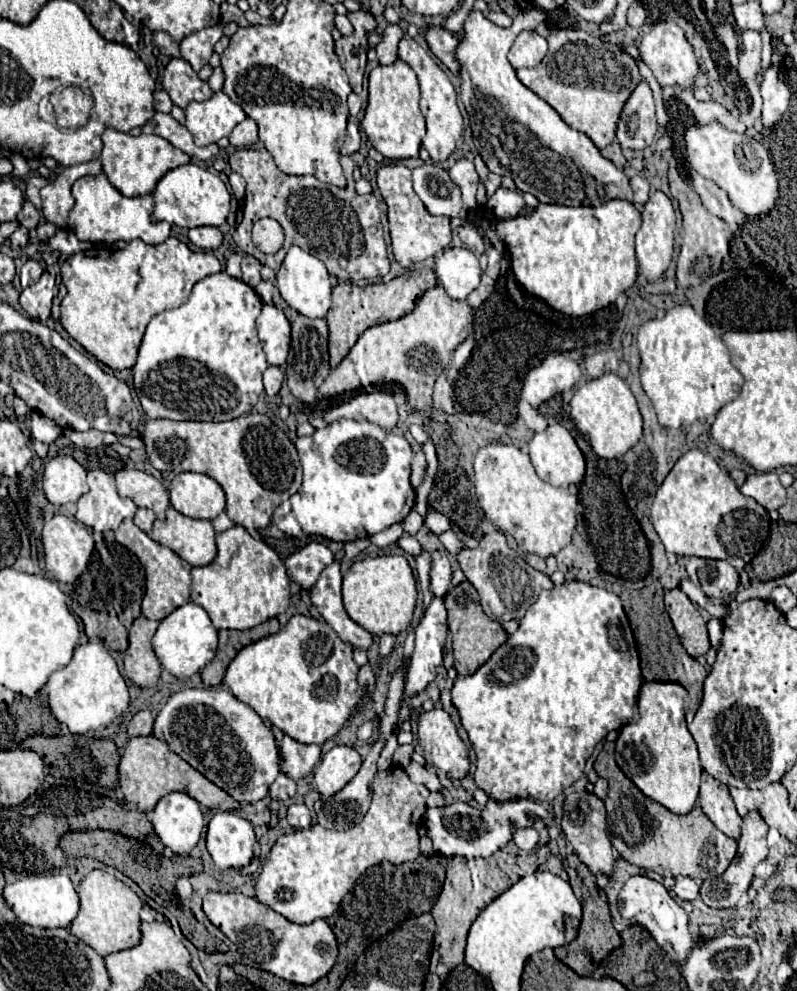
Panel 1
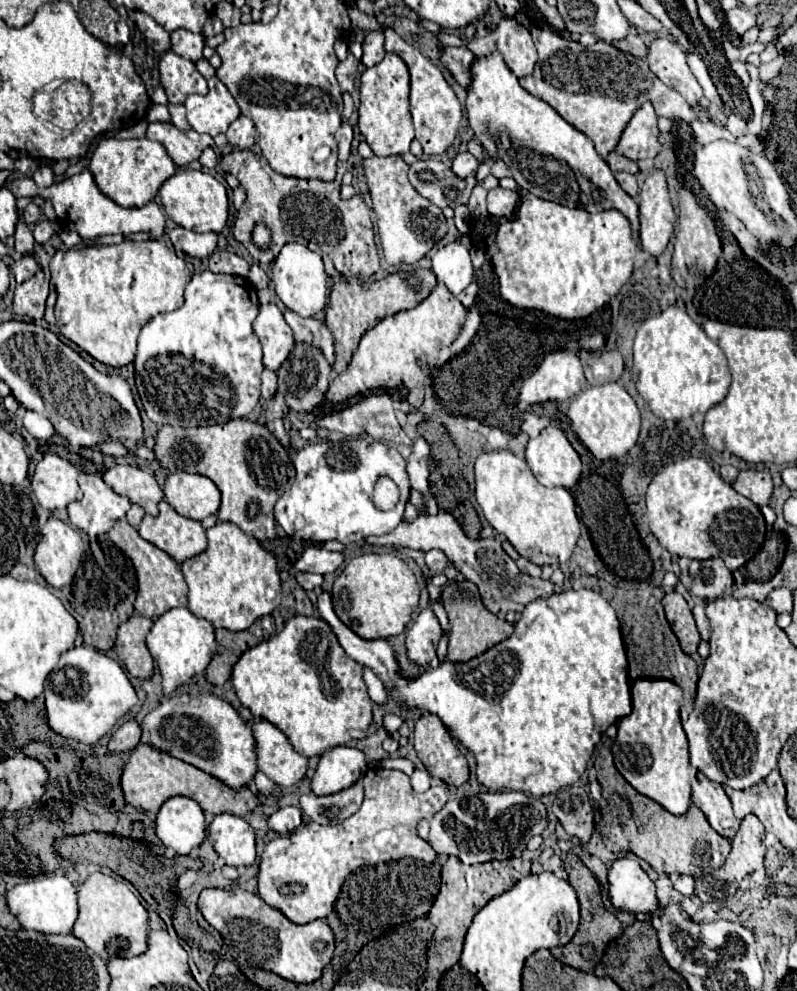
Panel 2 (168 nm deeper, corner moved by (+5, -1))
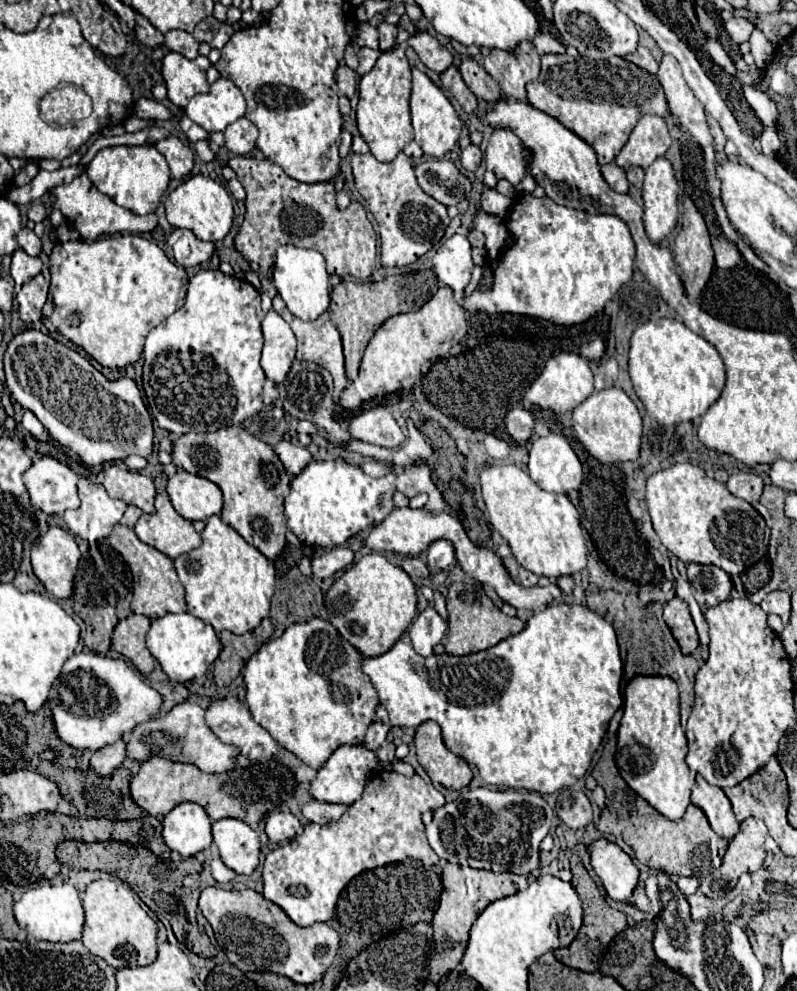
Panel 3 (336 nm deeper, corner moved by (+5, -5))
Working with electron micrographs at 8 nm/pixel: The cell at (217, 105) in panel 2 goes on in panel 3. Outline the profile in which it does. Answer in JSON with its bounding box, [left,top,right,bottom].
[184,77,246,133]

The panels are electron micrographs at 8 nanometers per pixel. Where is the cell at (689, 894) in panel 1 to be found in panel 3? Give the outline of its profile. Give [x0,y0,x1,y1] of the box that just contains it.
[678,877,700,897]

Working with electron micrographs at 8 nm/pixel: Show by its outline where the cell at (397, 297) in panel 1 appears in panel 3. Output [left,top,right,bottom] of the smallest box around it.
[330,269,438,381]

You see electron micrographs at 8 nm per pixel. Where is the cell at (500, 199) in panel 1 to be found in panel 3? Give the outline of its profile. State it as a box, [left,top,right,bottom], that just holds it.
[480,189,512,217]

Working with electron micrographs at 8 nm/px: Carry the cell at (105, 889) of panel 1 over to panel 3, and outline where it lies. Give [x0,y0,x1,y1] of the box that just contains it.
[82,879,158,967]

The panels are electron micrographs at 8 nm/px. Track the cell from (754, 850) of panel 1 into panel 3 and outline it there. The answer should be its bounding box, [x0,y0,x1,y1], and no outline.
[700,817,768,897]

